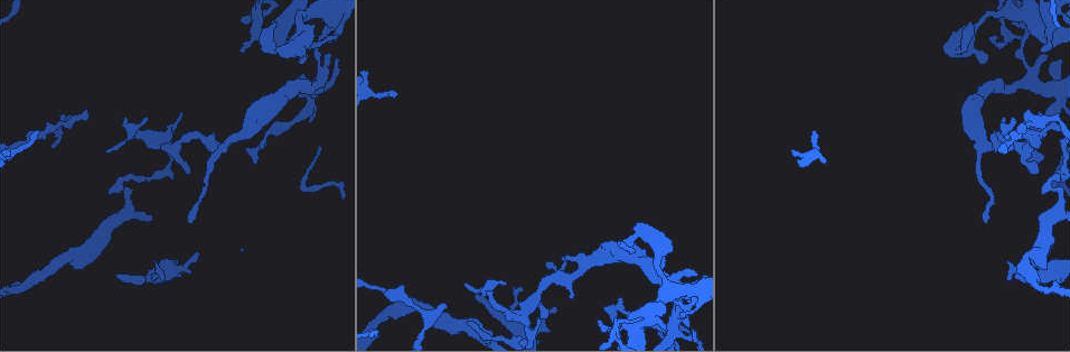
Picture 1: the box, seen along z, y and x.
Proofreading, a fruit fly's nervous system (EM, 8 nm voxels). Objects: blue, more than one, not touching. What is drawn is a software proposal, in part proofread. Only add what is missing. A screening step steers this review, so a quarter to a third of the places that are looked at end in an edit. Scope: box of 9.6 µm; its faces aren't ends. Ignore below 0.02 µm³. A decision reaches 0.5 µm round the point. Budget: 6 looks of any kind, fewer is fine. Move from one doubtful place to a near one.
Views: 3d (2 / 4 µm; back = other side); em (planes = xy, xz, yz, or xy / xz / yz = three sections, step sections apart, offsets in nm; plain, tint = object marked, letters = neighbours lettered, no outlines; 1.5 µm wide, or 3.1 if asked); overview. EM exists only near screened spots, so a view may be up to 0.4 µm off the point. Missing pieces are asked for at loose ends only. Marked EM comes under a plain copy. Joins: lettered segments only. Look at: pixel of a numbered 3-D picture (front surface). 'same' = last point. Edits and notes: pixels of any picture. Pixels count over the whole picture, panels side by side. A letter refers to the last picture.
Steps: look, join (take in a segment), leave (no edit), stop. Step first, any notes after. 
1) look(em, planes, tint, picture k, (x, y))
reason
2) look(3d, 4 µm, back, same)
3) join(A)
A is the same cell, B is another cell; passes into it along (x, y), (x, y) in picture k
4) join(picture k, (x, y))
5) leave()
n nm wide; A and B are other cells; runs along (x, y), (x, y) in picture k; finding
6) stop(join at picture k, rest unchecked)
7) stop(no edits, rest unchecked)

look(3d, 2 µm, picture 1, (1013, 120))
branch stops here

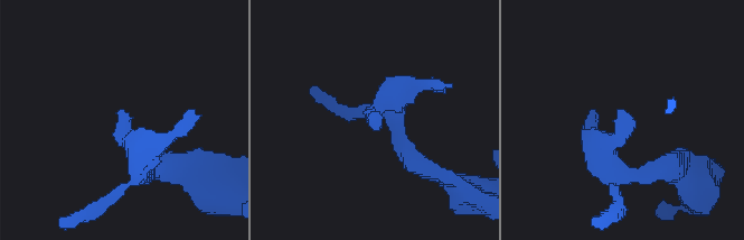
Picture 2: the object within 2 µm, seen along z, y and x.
look(em, planes, letters, picture 2, (120, 113))

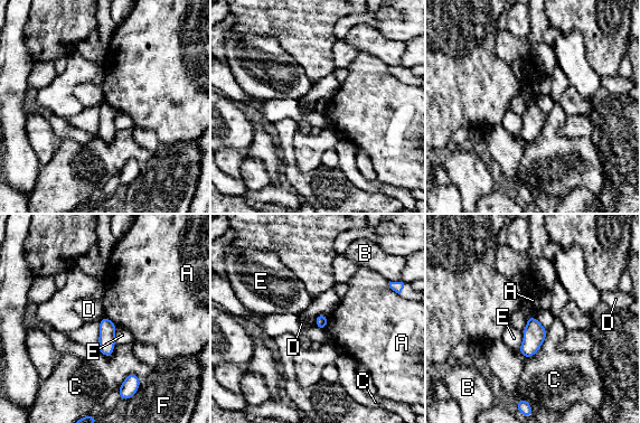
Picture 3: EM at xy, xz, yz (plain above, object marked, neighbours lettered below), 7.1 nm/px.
leave()
C touches over 280 nm; A, B, C, D, E and F are other cells; no lettered segment goes on from it

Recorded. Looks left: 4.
look(em, planes, letters, picture 1, (612, 321))
end of a long branch

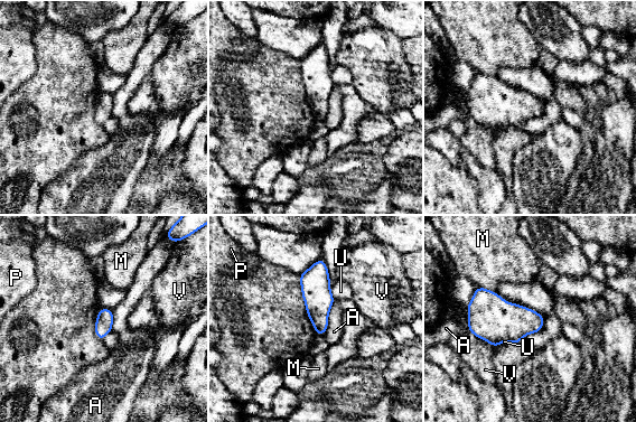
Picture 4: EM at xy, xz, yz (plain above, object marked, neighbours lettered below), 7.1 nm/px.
leave()
A, M, P, U and V are other cells; border along (329, 311), (327, 328), (323, 335) in picture 4; none of them fits

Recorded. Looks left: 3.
look(em, planes, letters, picture 1, (1014, 276))
branch stops here

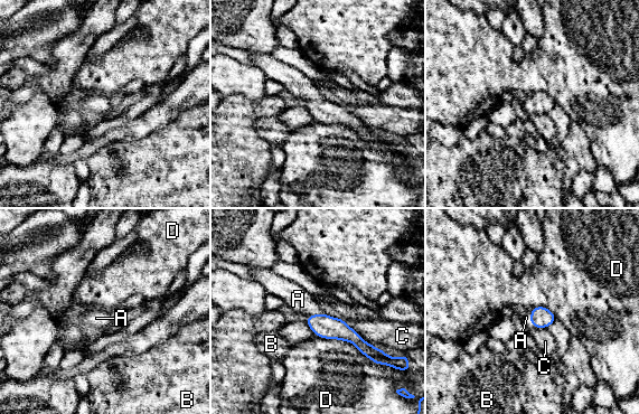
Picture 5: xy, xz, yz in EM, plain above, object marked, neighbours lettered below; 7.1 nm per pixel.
join(A)
A is the same cell, B, C and D are other cells; the neuron continues

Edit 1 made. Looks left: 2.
stop(join at picture 5, rest unchecked)

